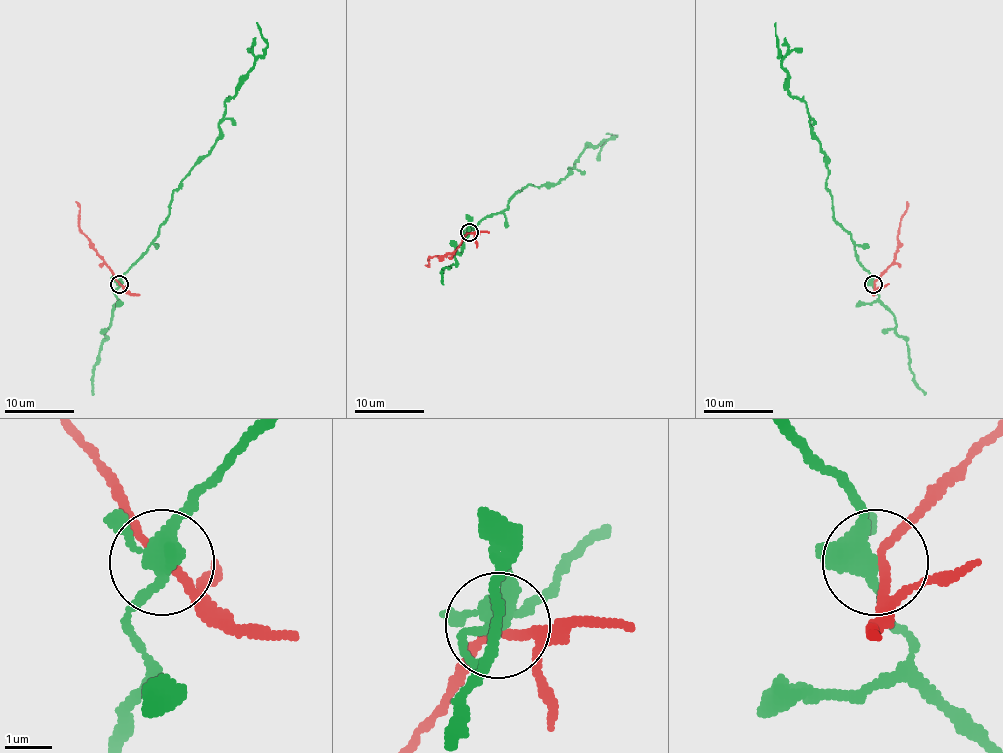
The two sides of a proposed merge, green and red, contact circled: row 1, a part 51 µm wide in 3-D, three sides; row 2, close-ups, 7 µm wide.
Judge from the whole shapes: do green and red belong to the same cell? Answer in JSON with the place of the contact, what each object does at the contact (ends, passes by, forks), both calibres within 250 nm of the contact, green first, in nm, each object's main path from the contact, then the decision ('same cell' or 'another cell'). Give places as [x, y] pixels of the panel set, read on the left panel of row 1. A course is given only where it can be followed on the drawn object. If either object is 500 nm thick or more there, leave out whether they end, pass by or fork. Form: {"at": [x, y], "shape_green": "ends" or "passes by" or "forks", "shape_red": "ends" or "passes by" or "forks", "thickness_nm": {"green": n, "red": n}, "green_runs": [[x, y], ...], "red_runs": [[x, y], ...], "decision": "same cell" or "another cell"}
{"at": [119, 284], "shape_green": "forks", "shape_red": "passes by", "thickness_nm": {"green": 360, "red": 170}, "green_runs": [[120, 284], [168, 216], [179, 183], [219, 136], [226, 104], [263, 54], [266, 41], [256, 22]], "red_runs": [[120, 284], [113, 270], [81, 232], [79, 205], [76, 202]], "decision": "another cell"}

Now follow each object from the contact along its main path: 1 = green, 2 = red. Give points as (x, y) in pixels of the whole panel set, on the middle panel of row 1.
1: (469, 232), (483, 218), (506, 209), (528, 185), (555, 185), (586, 147), (616, 136), (605, 134)
2: (469, 232), (446, 255), (431, 257), (429, 265), (425, 265)

